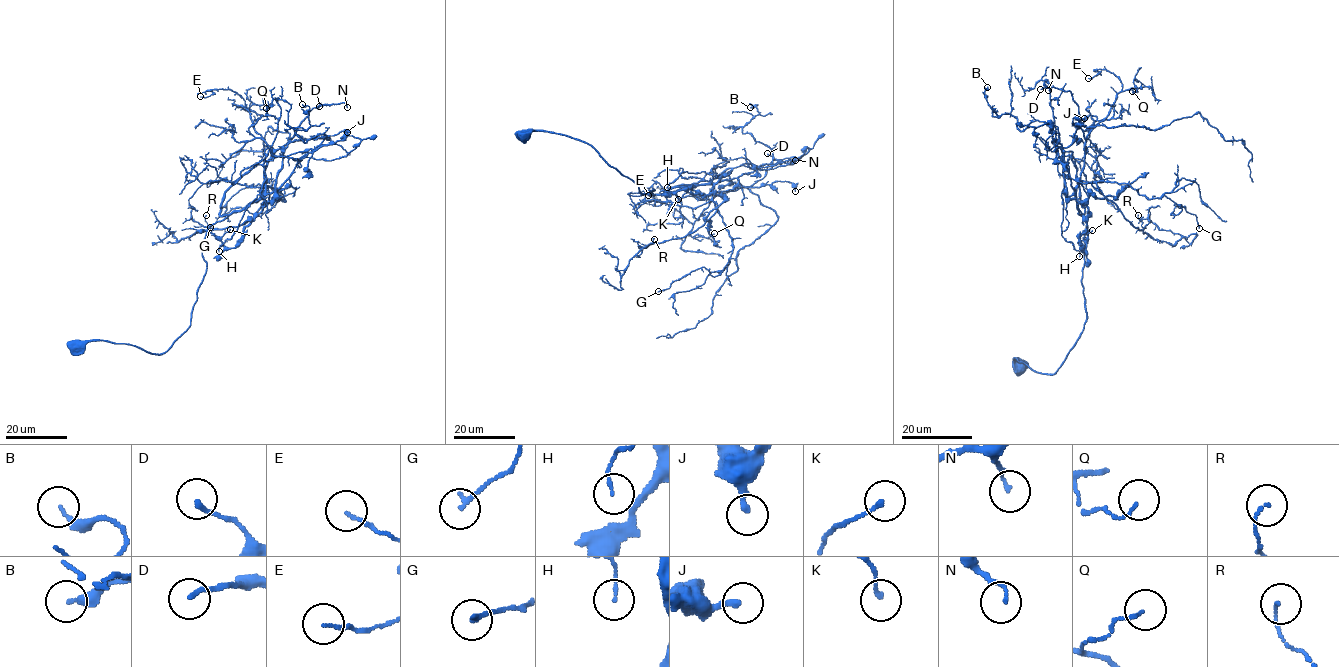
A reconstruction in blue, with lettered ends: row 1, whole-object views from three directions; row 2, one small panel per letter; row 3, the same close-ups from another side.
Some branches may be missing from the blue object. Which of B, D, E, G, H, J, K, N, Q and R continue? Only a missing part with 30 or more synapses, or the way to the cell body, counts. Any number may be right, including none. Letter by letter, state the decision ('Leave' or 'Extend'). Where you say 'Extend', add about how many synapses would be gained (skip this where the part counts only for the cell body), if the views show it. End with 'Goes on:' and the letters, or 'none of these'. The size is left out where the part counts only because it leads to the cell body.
B: Leave
D: Leave
E: Leave
G: Leave
H: Leave
J: Leave
K: Leave
N: Leave
Q: Leave
R: Leave
Goes on: none of these

